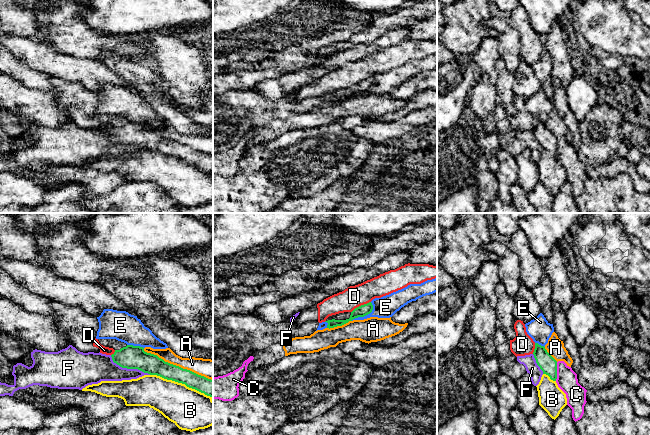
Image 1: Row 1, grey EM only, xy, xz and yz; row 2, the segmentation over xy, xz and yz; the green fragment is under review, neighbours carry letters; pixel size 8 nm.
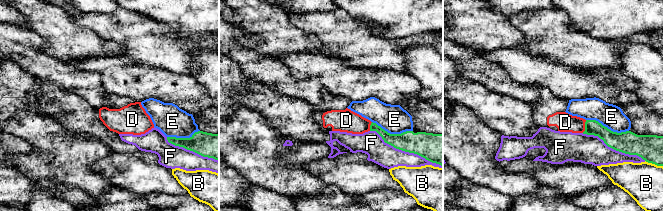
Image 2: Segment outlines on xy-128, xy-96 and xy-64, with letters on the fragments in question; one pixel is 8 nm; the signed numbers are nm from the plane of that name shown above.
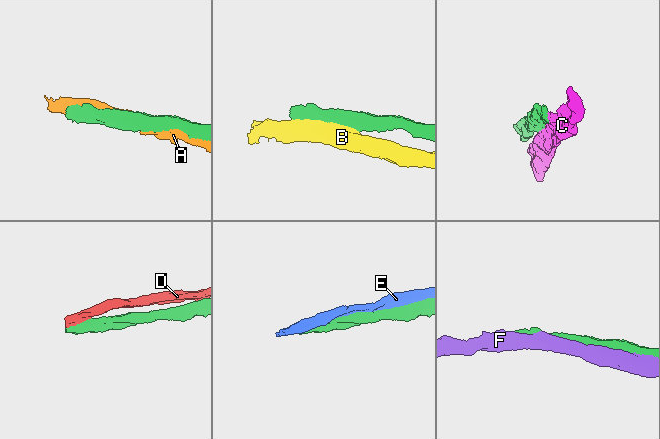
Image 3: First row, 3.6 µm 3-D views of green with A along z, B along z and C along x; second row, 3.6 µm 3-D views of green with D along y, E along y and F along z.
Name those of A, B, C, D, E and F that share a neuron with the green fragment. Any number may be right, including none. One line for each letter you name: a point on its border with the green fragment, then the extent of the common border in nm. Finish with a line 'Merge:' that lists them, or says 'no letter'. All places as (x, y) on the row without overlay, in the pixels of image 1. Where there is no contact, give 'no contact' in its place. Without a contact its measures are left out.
Merge: no letter

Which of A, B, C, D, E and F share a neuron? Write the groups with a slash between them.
A / B / C / D / E / F

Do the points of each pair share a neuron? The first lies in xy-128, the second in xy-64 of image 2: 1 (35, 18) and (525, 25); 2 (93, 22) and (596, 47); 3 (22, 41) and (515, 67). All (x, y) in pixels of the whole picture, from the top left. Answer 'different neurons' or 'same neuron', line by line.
1: different neurons
2: same neuron
3: different neurons

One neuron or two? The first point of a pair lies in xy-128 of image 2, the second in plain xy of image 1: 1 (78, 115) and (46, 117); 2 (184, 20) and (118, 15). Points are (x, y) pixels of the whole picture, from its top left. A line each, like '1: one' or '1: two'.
1: one
2: one

